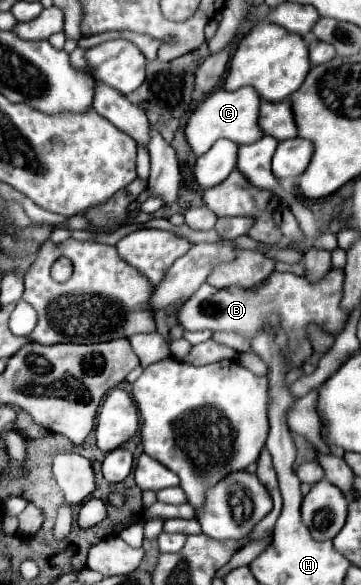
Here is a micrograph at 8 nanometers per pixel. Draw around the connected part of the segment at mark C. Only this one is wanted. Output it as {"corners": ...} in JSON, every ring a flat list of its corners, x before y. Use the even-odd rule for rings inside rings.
{"corners":[[241,87,237,91,223,91,215,89,211,91,203,101,197,103,197,107,189,113,187,125,185,125,185,139,195,153,195,157,207,153,211,145,217,139,229,139,237,145,249,145,263,137,261,129,257,129,257,109,261,99,257,97,257,91,249,87]]}

